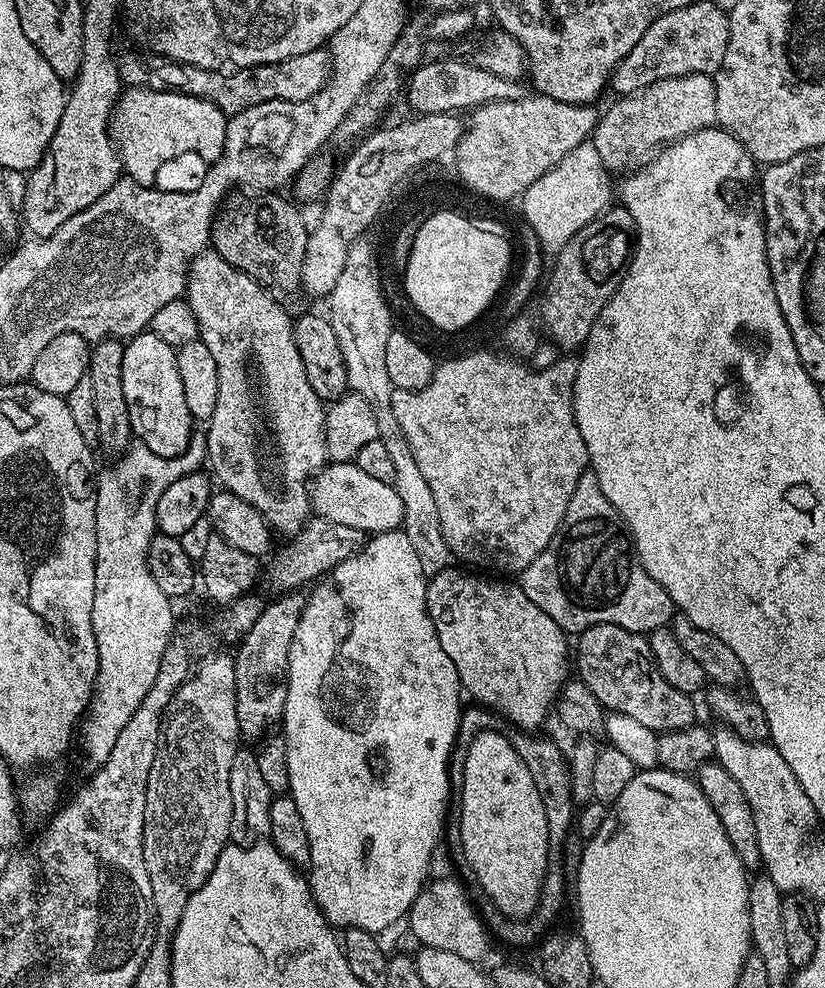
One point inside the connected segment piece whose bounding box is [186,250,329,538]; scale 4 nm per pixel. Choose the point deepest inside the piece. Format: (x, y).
(266, 441)

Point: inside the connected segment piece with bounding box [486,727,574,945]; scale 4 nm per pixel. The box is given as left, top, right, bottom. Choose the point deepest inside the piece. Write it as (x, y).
(550, 771)

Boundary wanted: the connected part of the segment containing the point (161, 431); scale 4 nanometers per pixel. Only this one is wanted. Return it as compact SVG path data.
M151 330L131 337L122 354L122 390L126 394L126 410L130 410L132 435L137 441L162 458L181 456L194 434L194 421L186 406L182 377L178 375L176 349Z

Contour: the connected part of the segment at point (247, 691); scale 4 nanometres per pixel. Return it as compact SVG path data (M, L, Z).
M297 590L294 592L286 592L280 595L277 595L277 600L272 600L261 607L258 618L254 622L254 626L250 626L250 630L244 633L243 636L239 637L238 644L240 644L240 649L237 652L234 652L234 659L232 665L234 666L234 690L236 691L236 709L238 710L238 726L240 727L241 737L259 741L261 737L265 735L269 730L275 729L272 728L281 723L284 719L284 707L286 706L286 690L288 689L288 663L290 662L290 646L294 642L294 630L298 626L300 621L300 615L304 609L304 602L306 599L305 593L303 591Z

